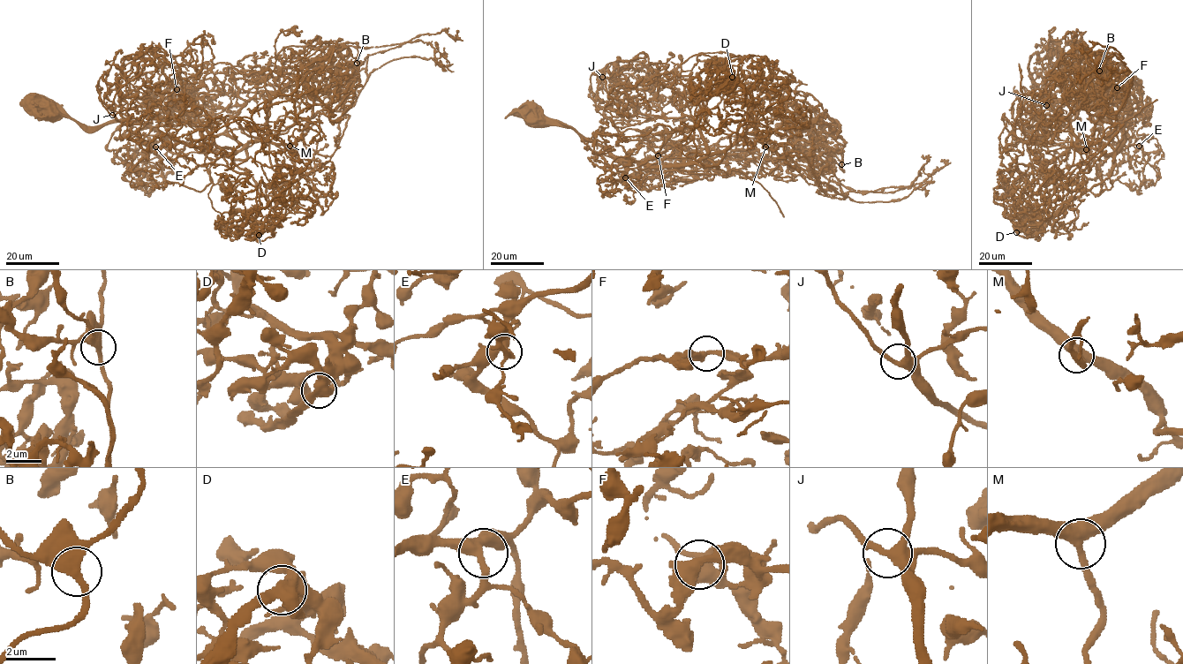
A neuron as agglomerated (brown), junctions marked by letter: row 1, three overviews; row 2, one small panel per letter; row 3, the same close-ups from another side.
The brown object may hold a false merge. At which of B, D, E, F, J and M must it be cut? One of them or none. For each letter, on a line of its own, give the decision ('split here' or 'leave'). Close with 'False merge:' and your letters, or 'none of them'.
B: leave
D: leave
E: leave
F: leave
J: leave
M: leave
False merge: none of them

